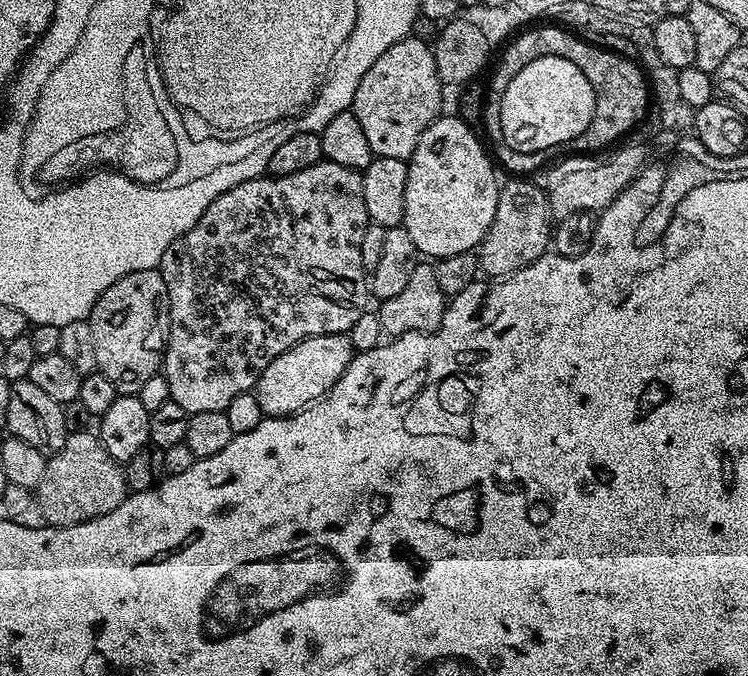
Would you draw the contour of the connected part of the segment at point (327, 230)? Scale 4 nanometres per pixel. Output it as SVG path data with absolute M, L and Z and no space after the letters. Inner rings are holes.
M322 159L314 166L306 166L306 170L298 170L298 174L285 176L269 176L267 174L254 178L250 182L242 182L234 186L234 190L226 190L210 206L206 206L206 214L198 218L198 222L189 232L182 234L162 254L162 262L158 271L166 282L168 291L168 342L164 346L164 362L162 374L166 382L170 382L172 400L182 406L189 414L214 410L224 412L238 394L246 394L255 389L258 378L278 354L290 350L298 342L315 336L338 336L346 334L358 322L358 318L369 307L370 280L362 266L362 234L366 234L370 221L366 214L366 198L362 198L362 175L355 168L338 166L334 162Z

